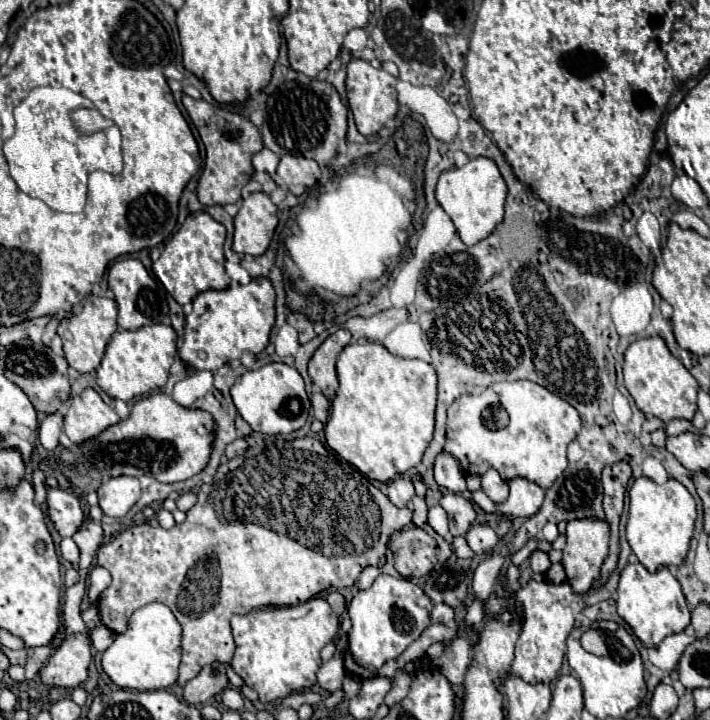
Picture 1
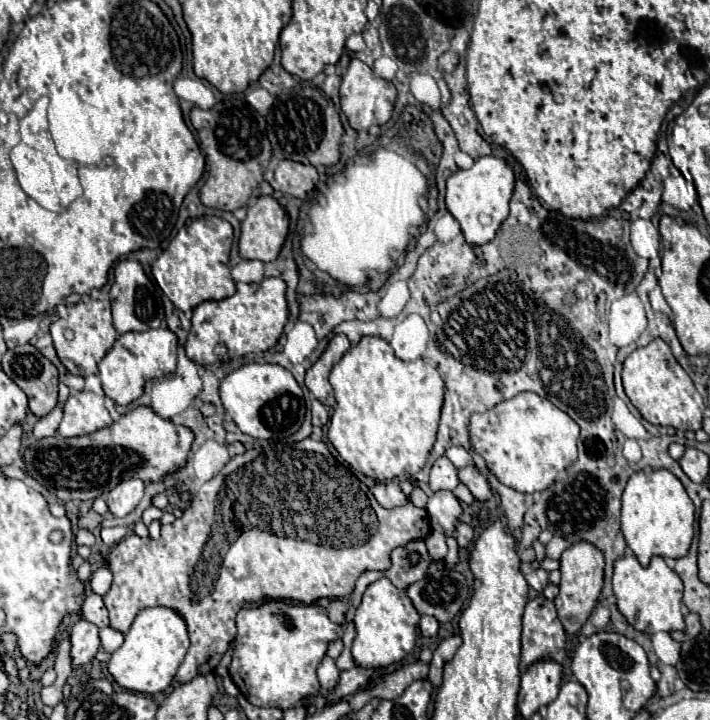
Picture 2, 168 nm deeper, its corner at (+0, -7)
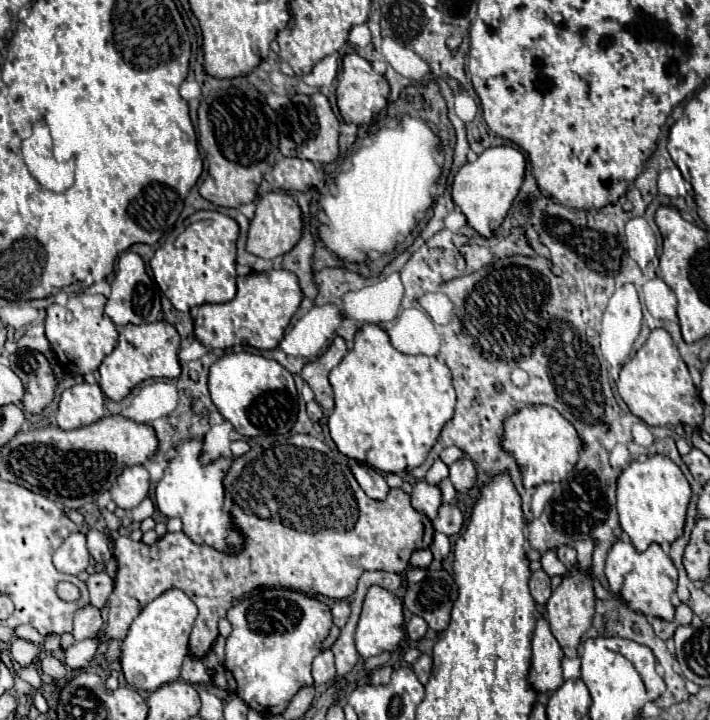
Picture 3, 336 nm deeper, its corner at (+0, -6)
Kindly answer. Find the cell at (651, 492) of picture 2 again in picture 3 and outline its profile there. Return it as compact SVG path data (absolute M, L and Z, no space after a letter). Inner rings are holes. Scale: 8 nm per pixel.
M654 454L646 460L630 462L618 476L616 494L620 526L640 552L646 550L652 542L674 542L682 536L692 490L678 464L672 462L668 456Z

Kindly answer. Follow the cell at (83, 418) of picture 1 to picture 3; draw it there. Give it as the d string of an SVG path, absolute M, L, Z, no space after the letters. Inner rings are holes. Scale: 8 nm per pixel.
M74 384L60 394L56 424L64 430L88 426L104 418L104 394L98 384Z

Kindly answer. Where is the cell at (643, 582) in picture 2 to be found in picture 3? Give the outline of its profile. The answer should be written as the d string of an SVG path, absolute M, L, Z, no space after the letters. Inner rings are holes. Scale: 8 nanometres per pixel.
M618 540L606 558L606 578L610 584L610 590L622 598L632 610L642 612L646 616L658 616L664 620L674 620L674 606L670 602L670 594L676 590L678 572L660 548L660 544L650 544L646 552L638 552L630 542Z

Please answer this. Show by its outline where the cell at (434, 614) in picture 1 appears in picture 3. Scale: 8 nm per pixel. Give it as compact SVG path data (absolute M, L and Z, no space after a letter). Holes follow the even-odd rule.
M412 616L412 618L406 622L406 636L408 636L410 640L420 640L420 638L424 638L426 630L428 630L428 624L426 624L420 616Z

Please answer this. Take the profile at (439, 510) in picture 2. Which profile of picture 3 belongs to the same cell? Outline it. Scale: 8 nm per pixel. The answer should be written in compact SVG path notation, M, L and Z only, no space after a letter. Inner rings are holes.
M424 480L414 482L412 488L414 488L412 494L410 494L410 498L412 498L412 508L416 508L418 512L422 512L422 514L426 514L430 520L434 520L436 514L438 514L440 504L442 504L440 488L438 488L438 486L432 486L432 484L424 482Z

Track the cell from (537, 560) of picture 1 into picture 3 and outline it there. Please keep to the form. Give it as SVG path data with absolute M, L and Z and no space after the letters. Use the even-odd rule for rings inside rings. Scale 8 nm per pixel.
M544 570L532 574L532 578L530 578L530 592L532 592L536 604L544 606L548 602L548 598L550 598L550 576Z

